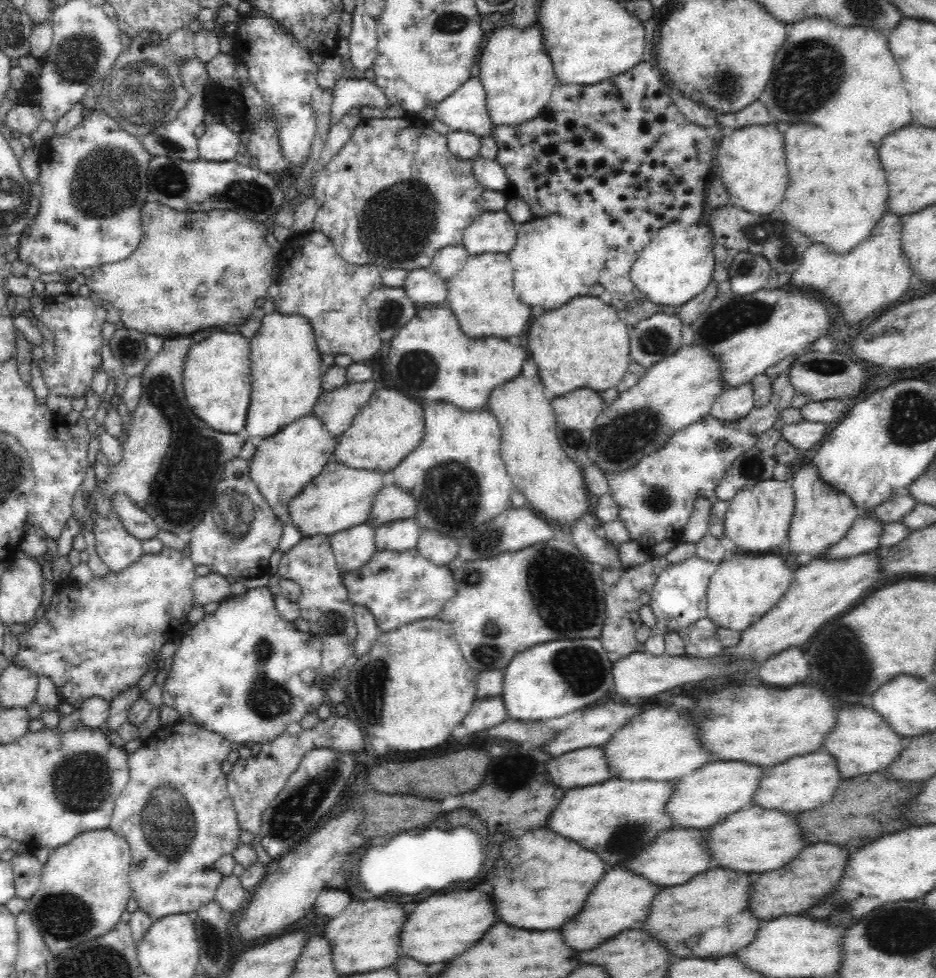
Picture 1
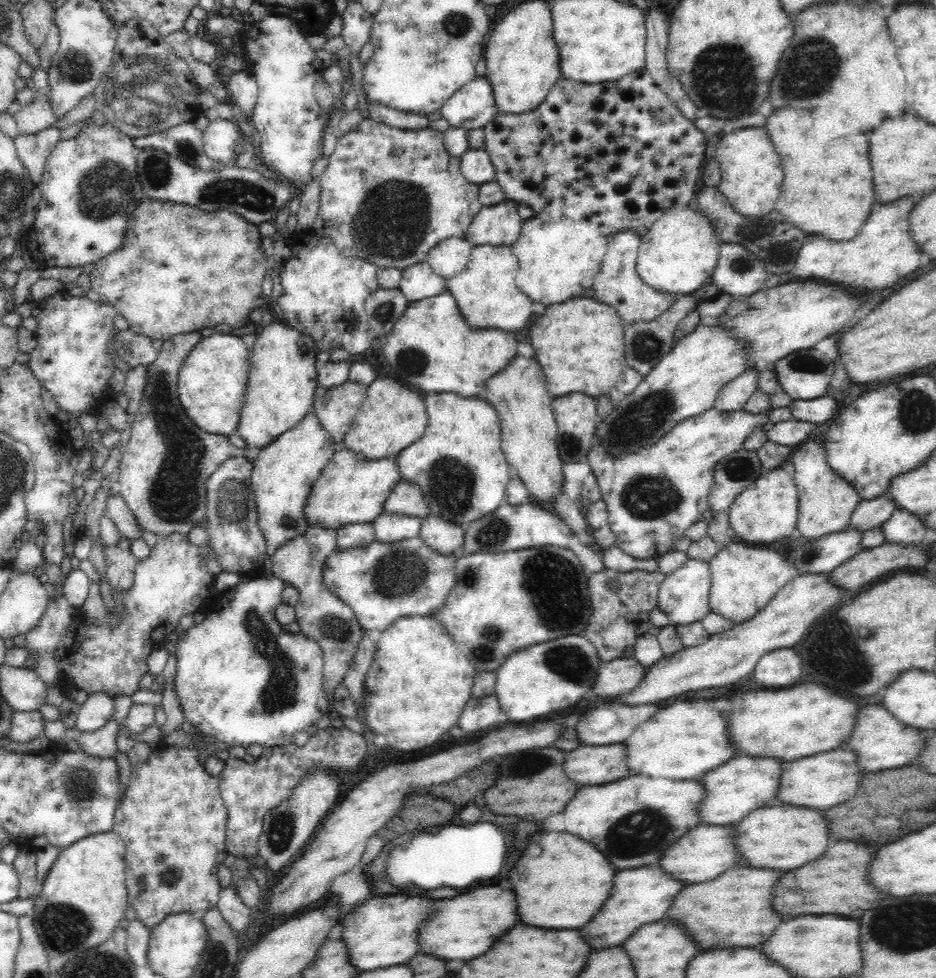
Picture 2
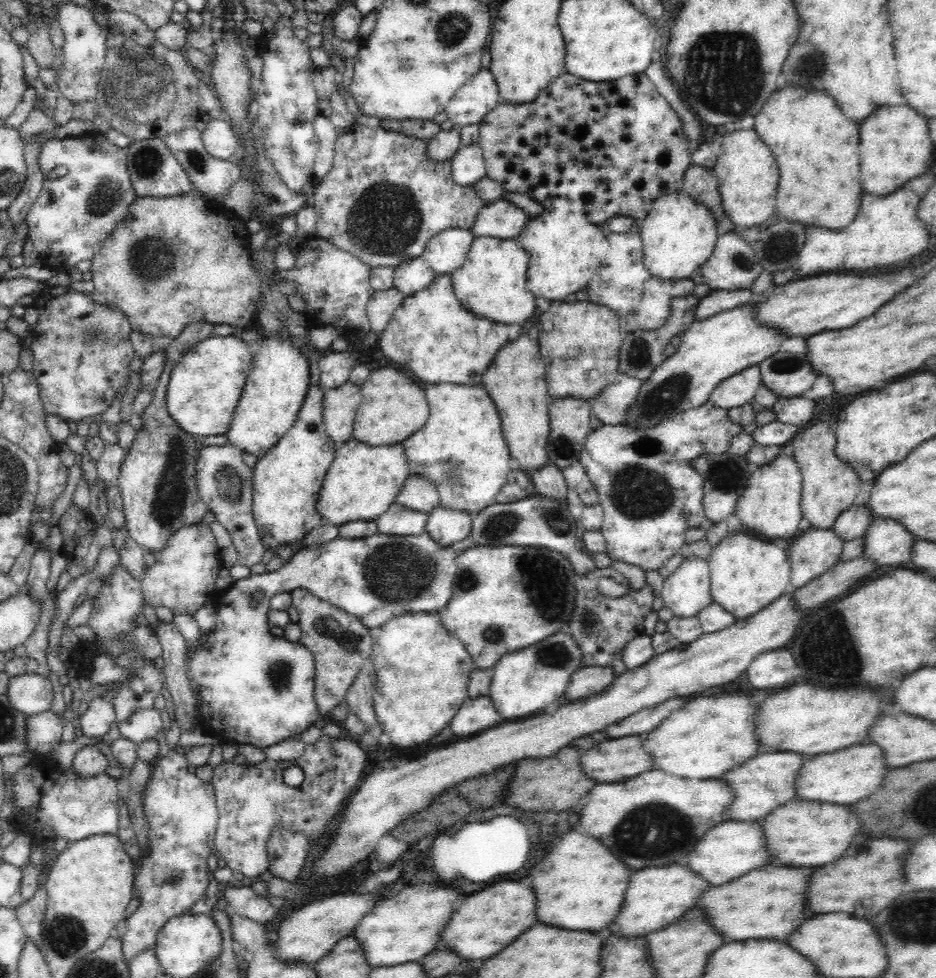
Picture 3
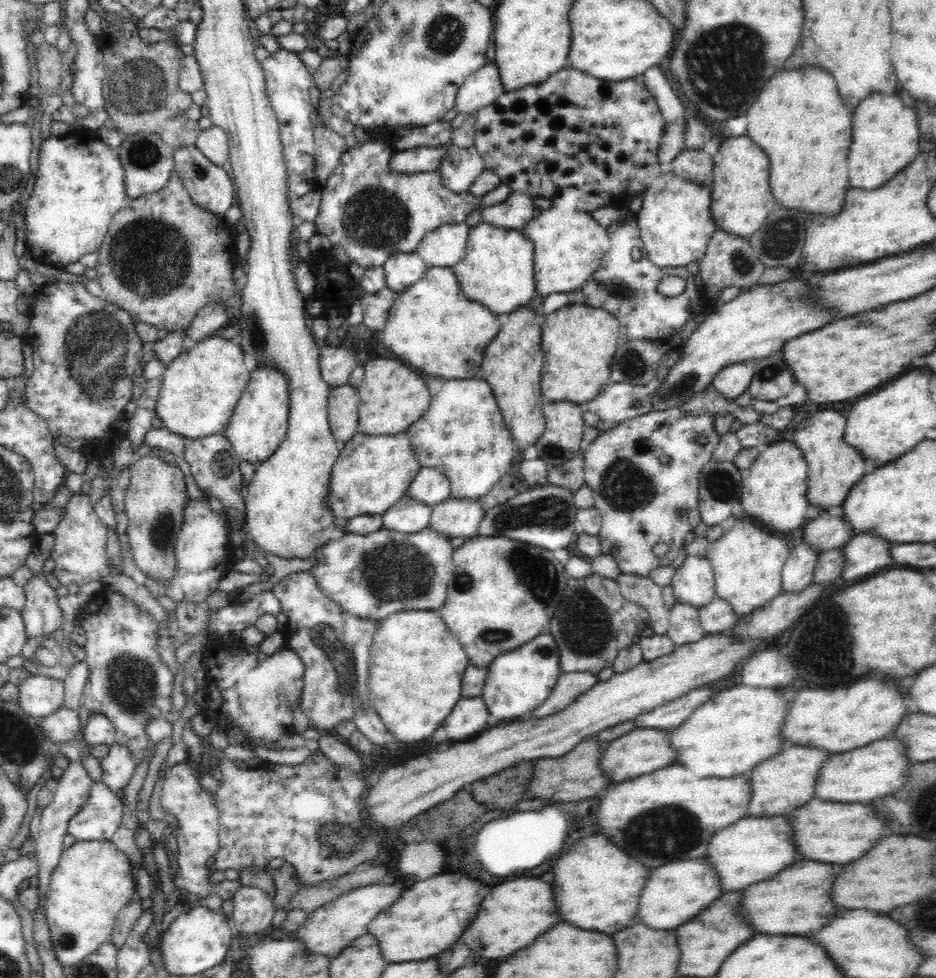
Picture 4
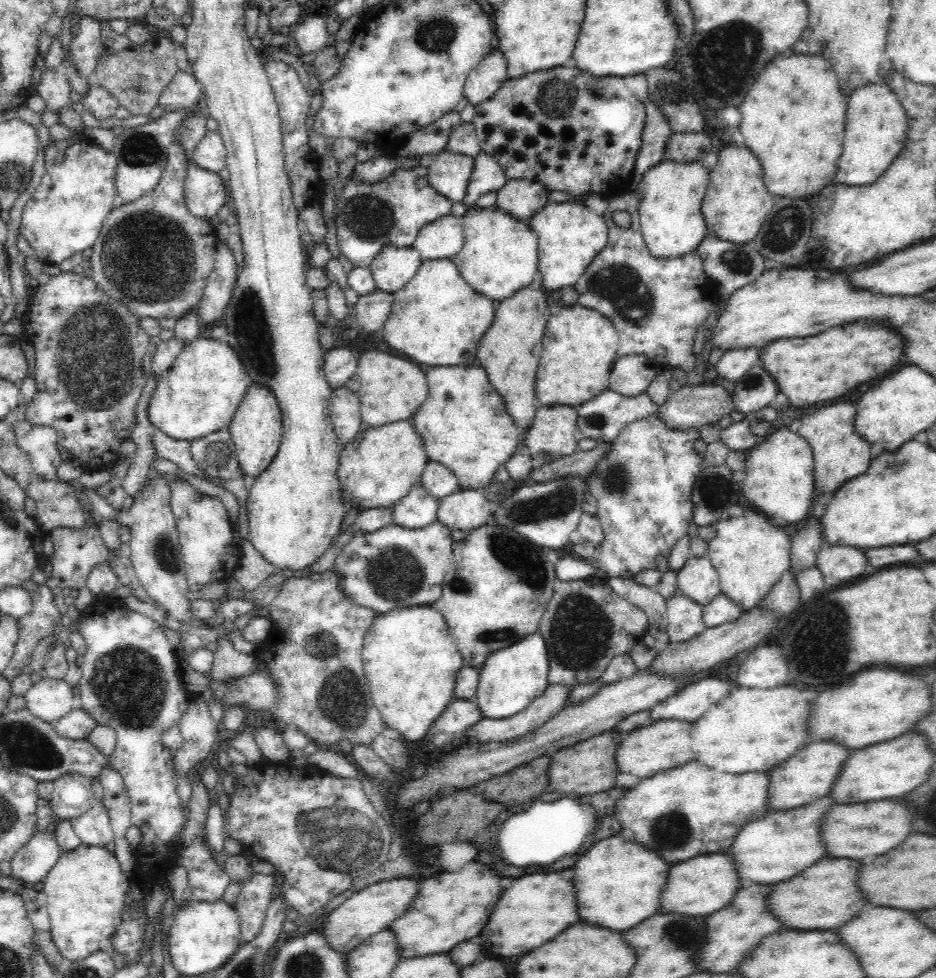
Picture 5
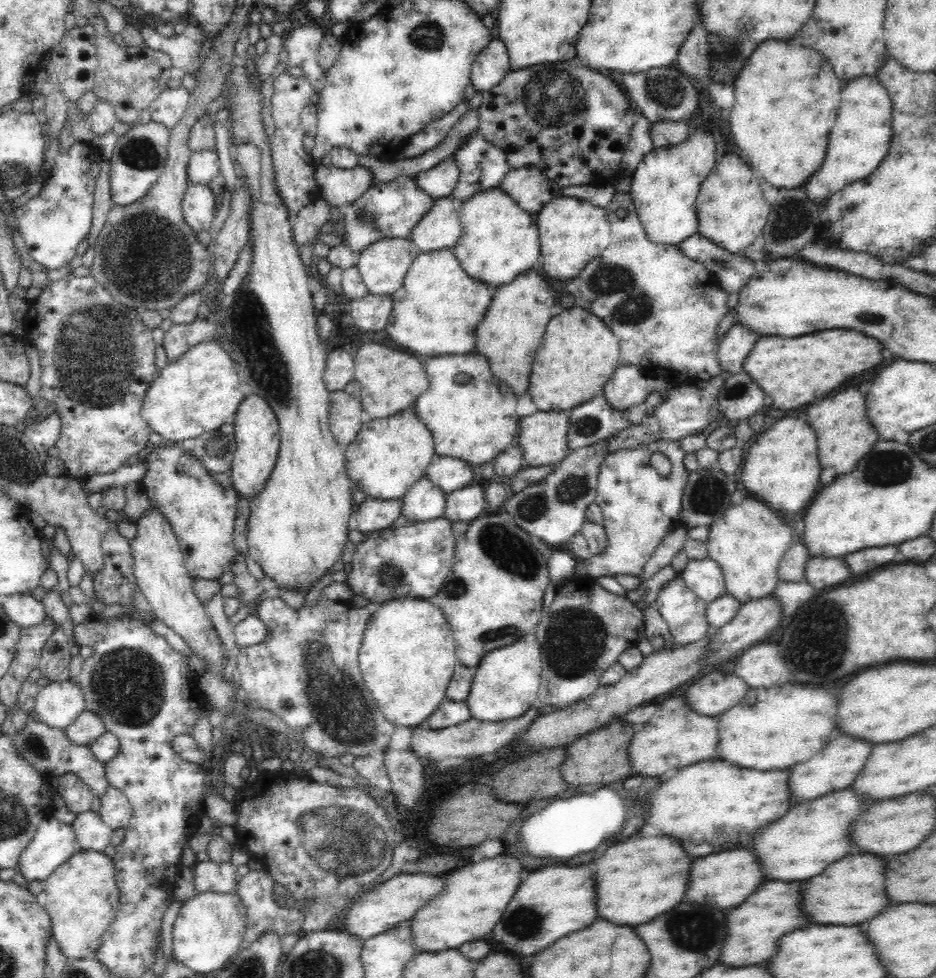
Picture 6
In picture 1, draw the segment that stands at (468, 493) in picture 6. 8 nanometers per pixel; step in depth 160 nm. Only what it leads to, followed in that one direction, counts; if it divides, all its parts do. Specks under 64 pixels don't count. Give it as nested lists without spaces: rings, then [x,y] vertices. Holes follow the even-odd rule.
[[[434,529],[420,532],[417,542],[422,557],[438,565],[447,566],[459,554],[459,541],[453,536],[446,536]]]

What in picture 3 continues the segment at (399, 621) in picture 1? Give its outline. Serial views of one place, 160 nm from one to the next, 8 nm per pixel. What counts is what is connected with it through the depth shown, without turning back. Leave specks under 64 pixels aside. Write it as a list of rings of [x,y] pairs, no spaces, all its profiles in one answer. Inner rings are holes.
[[[380,532],[364,538],[338,536],[324,544],[289,552],[286,562],[276,571],[236,579],[216,602],[218,618],[212,634],[201,634],[192,643],[193,655],[187,659],[187,677],[197,700],[198,719],[203,728],[222,741],[255,745],[264,750],[270,745],[299,737],[313,722],[322,718],[314,703],[312,653],[300,641],[290,642],[269,632],[268,602],[272,596],[304,588],[314,596],[356,616],[364,627],[378,628],[402,613],[438,613],[442,610],[452,596],[459,553],[451,547],[438,544],[426,532],[418,536],[396,536]]]

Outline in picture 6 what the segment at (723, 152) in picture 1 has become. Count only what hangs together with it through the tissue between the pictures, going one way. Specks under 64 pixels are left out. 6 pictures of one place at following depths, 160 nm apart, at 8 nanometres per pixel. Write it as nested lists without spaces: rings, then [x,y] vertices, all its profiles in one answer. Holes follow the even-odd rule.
[[[728,154],[708,173],[695,202],[698,233],[730,253],[742,253],[762,234],[768,220],[770,204],[762,196],[757,173],[736,154]]]

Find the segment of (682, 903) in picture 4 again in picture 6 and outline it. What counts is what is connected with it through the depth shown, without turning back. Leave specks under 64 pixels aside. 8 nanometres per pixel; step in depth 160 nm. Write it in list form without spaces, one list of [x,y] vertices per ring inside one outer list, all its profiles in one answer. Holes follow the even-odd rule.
[[[744,846],[738,850],[725,850],[720,854],[698,858],[692,862],[686,900],[696,902],[696,904],[714,904],[718,908],[738,906],[750,894],[754,894],[760,884],[766,880],[760,864],[757,854]]]

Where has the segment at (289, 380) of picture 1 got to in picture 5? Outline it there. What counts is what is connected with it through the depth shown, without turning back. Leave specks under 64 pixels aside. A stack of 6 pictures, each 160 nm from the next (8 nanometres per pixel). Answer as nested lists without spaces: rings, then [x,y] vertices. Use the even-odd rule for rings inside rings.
[[[251,384],[228,427],[238,457],[240,476],[250,483],[269,467],[281,444],[282,417],[278,401],[272,391],[266,386]]]

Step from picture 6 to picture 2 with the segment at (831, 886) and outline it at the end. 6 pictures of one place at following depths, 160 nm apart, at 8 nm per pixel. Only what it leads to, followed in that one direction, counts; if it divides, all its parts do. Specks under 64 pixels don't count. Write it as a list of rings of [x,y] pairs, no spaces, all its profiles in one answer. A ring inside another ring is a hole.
[[[738,866],[714,878],[712,882],[697,882],[685,886],[674,897],[667,918],[679,922],[702,950],[756,947],[766,942],[780,926],[782,916],[772,910],[772,888],[780,874],[774,870]]]

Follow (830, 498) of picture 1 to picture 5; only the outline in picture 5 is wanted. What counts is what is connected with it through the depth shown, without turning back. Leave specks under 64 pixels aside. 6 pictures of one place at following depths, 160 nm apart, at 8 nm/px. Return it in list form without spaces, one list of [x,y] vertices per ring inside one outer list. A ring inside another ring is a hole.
[[[834,402],[830,406],[814,410],[812,414],[802,416],[801,427],[797,430],[798,434],[810,443],[813,450],[815,488],[824,488],[822,492],[827,496],[834,495],[840,486],[849,482],[851,478],[864,474],[870,466],[871,444],[863,436],[856,434],[854,428],[856,413],[855,404]]]

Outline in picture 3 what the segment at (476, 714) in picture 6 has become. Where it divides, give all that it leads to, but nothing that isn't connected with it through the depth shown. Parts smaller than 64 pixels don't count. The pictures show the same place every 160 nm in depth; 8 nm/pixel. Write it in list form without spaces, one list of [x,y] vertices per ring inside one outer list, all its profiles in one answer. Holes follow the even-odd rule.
[[[564,632],[540,640],[524,649],[506,653],[493,666],[490,682],[490,700],[502,718],[526,718],[538,715],[544,708],[564,695],[570,674],[580,668],[582,653],[576,641]]]

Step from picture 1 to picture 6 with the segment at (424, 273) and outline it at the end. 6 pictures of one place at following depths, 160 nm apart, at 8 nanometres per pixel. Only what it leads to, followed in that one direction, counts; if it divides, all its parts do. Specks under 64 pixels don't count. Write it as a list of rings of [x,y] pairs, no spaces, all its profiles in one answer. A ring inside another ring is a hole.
[[[382,238],[368,244],[364,250],[358,252],[355,259],[360,278],[368,293],[375,295],[391,295],[402,287],[404,276],[412,264],[412,260],[420,254],[421,250],[410,238]]]

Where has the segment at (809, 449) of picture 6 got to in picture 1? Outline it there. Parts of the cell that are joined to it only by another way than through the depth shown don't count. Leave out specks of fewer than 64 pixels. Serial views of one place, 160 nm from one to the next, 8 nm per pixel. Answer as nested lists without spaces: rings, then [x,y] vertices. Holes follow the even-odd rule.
[[[770,479],[744,487],[730,500],[724,520],[725,536],[730,538],[740,552],[758,554],[758,550],[774,550],[787,541],[794,514],[795,495],[791,481]]]

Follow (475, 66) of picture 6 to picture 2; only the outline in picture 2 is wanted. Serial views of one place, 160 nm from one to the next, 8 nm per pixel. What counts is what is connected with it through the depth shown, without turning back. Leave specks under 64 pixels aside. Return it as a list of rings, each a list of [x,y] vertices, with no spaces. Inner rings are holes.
[[[478,76],[448,98],[441,115],[450,127],[476,130],[490,122],[498,111],[490,81],[486,76]]]

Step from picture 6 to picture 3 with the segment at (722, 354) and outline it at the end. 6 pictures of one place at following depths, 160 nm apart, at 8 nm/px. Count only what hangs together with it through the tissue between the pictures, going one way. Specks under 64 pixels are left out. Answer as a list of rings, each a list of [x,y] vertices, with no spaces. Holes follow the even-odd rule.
[[[752,364],[728,378],[724,378],[709,396],[711,404],[722,408],[730,408],[754,399],[756,390],[761,385],[758,364]]]

